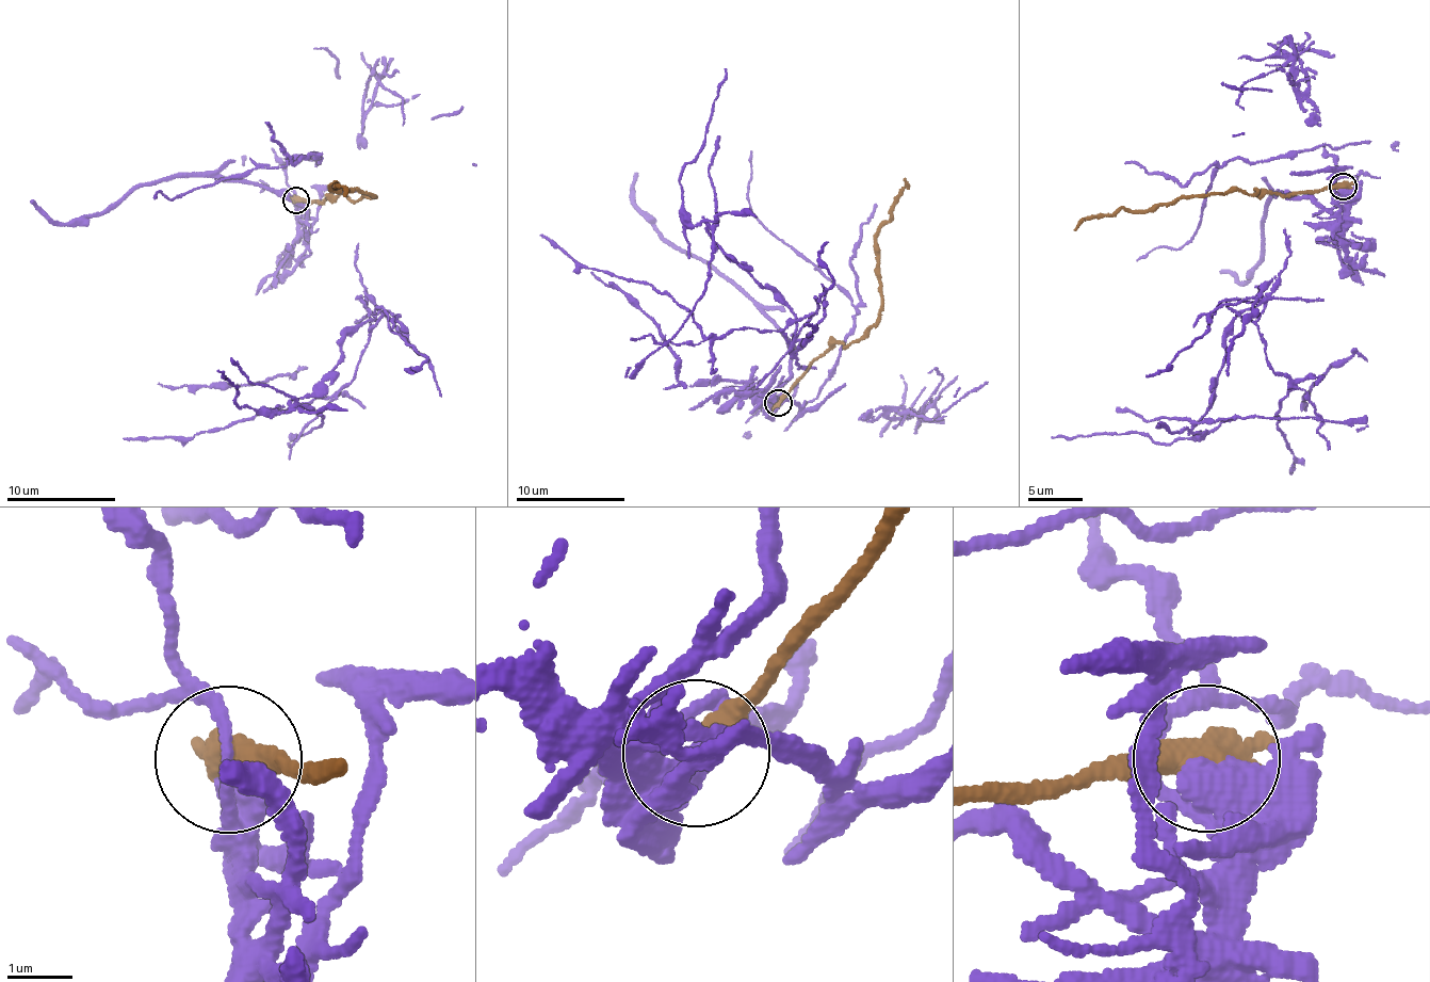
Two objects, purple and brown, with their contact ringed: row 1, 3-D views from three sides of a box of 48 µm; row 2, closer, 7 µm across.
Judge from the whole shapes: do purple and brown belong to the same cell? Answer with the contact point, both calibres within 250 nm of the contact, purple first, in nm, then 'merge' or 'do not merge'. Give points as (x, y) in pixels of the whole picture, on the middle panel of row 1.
place (778, 402); calibres 480 and 550 nm; do not merge

